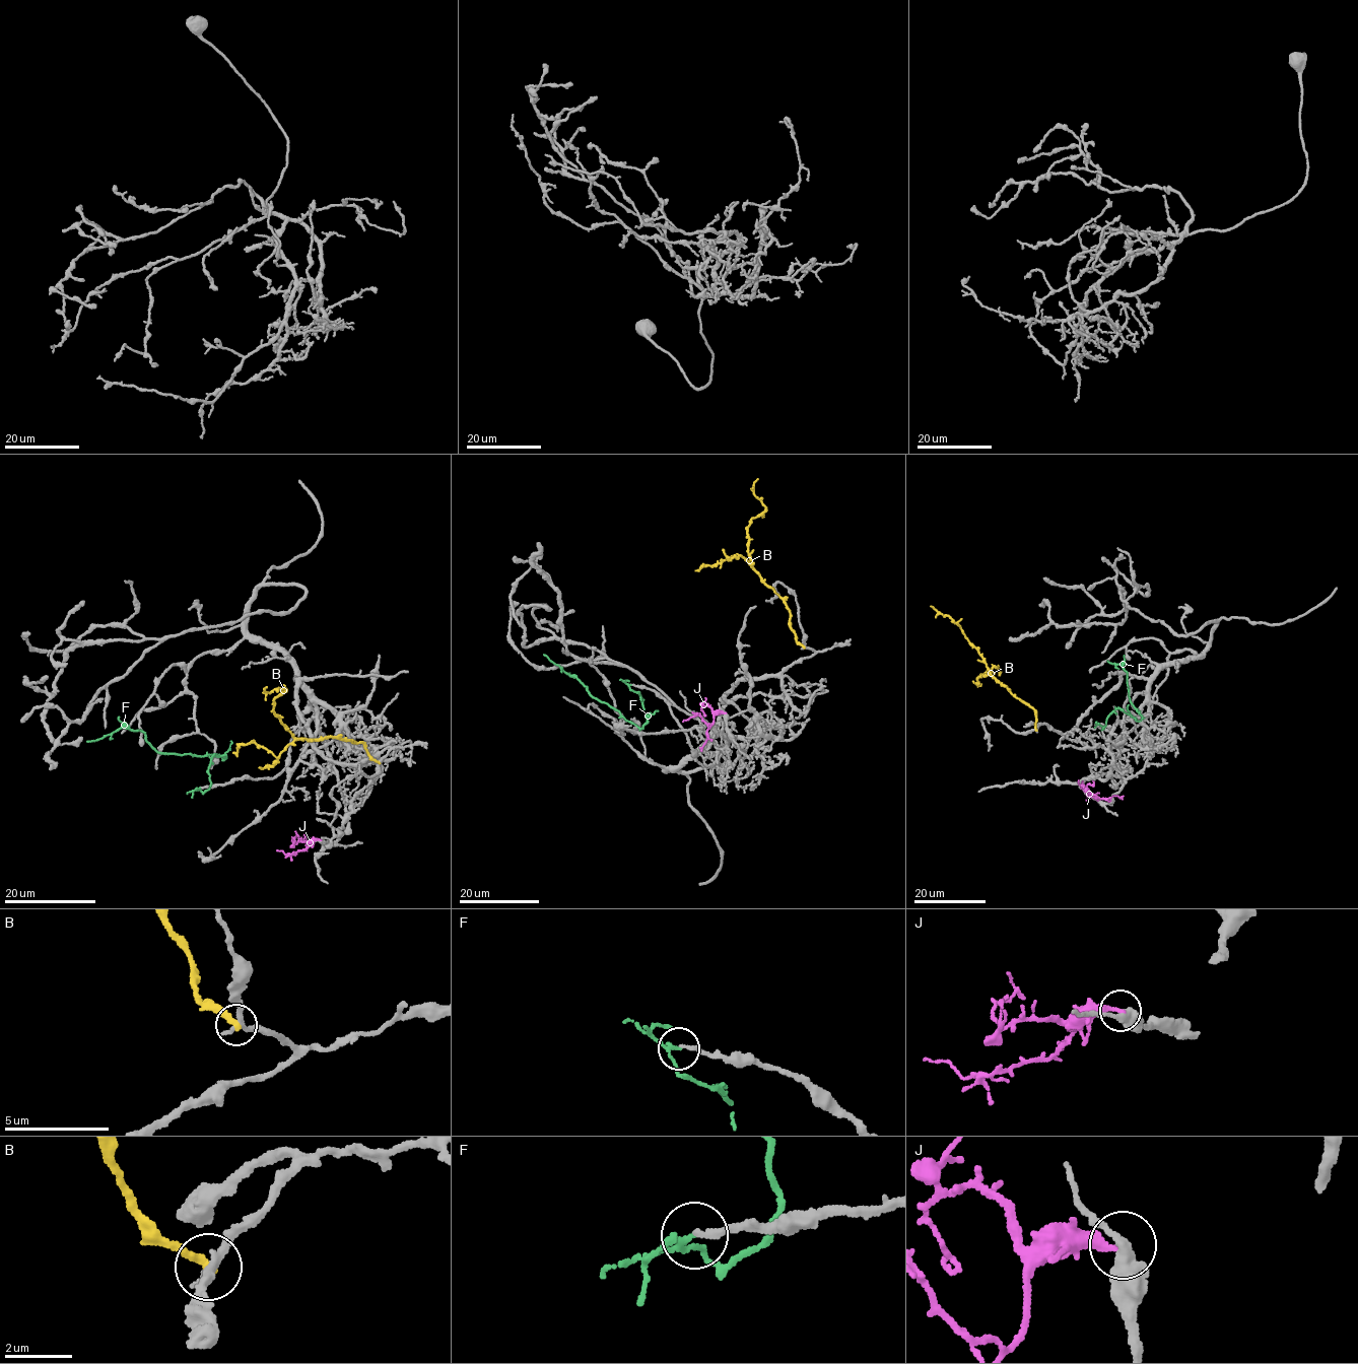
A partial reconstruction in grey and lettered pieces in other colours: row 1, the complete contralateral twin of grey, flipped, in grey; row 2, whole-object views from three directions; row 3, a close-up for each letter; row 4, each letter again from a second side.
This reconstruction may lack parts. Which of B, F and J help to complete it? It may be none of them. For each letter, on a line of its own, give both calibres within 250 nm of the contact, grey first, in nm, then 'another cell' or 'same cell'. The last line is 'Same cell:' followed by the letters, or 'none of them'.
B: calibres 240 and 280 nm; another cell
F: calibres 200 and 130 nm; another cell
J: calibres 440 and 240 nm; another cell
Same cell: none of them

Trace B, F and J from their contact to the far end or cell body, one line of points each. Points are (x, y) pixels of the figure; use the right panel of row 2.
B: (1036, 730), (1033, 708), (997, 681), (960, 627), (931, 606)
F: (1099, 724), (1103, 728), (1108, 715), (1117, 708), (1138, 721), (1142, 719), (1130, 697), (1124, 664), (1107, 661)
J: (1085, 791), (1095, 798), (1089, 797), (1099, 794)

